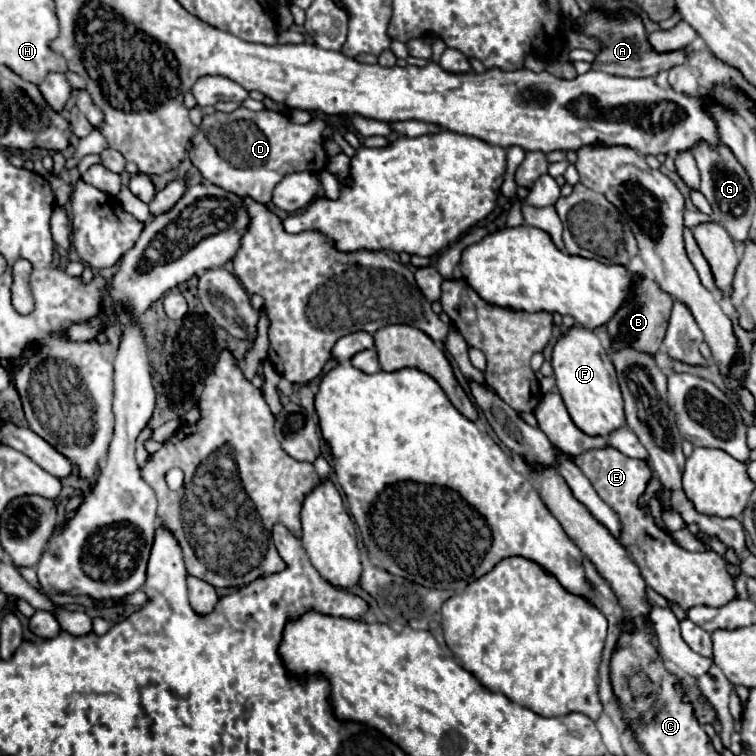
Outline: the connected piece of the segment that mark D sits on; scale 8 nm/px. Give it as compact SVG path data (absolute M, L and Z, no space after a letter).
M244 106L234 110L232 114L224 112L214 112L212 116L204 116L198 134L192 138L192 150L190 150L190 160L192 164L200 170L204 180L232 192L238 196L252 196L256 202L268 204L274 186L292 172L300 170L310 170L310 172L320 172L326 166L326 152L324 152L324 138L322 132L326 128L326 122L322 118L316 118L308 124L294 124L290 122L288 116L274 112L274 110L262 110L262 112L252 112Z

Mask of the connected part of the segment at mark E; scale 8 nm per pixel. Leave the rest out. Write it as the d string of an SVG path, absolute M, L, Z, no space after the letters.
M598 448L588 450L576 456L576 466L592 482L596 494L620 516L622 534L620 542L640 568L646 584L662 594L666 600L678 604L688 612L694 606L720 608L734 600L734 580L726 570L726 562L716 552L688 552L680 548L668 532L664 532L650 514L648 506L640 506L638 500L646 492L648 482L652 480L652 470L644 460L628 458L616 448Z

